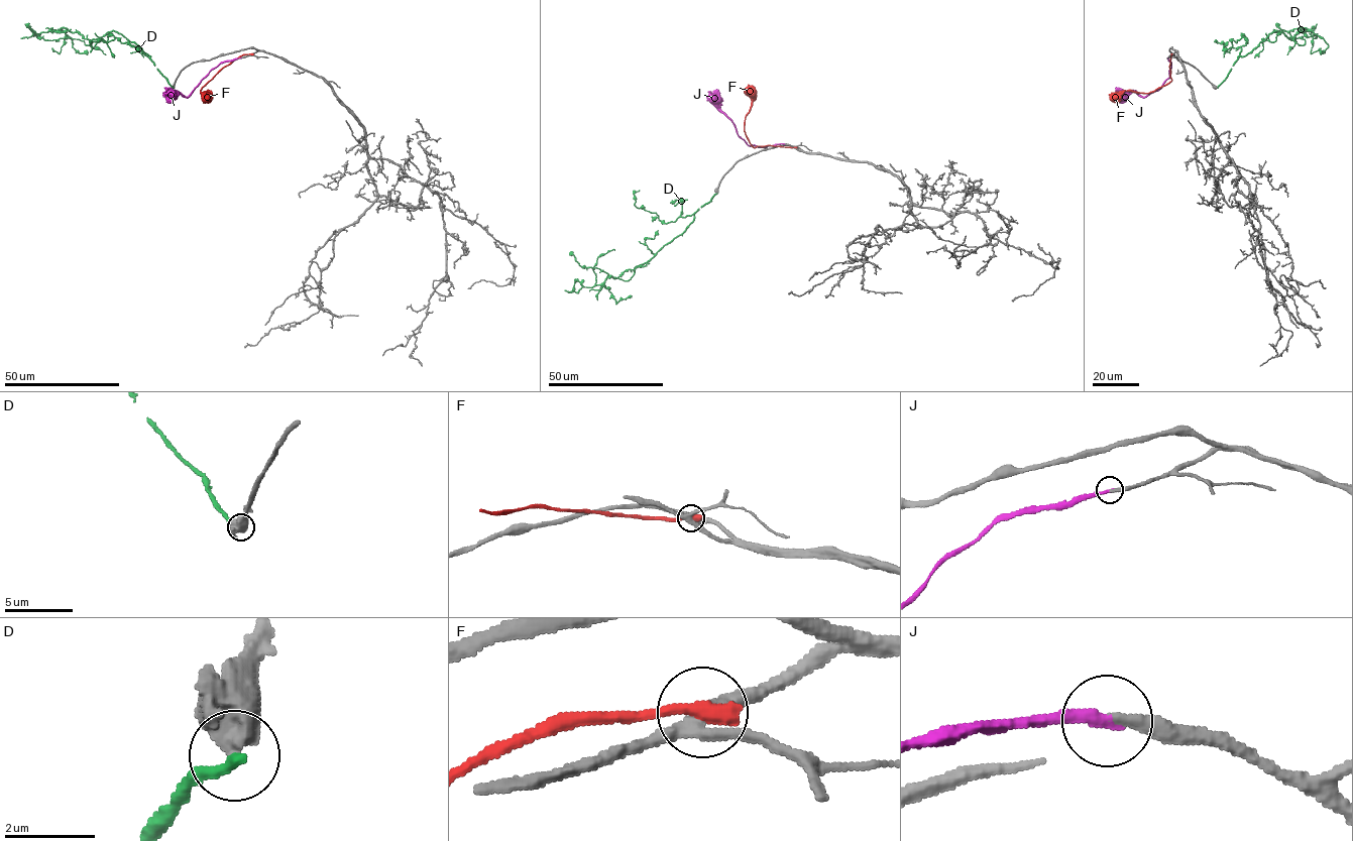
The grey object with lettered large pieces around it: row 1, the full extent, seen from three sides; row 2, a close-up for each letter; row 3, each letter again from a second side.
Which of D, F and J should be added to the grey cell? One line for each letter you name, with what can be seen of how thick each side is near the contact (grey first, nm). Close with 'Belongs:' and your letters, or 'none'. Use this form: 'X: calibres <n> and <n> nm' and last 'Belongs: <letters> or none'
J: calibres 240 and 240 nm
Belongs: J

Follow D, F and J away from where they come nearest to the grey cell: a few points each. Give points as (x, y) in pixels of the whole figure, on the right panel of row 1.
D: (1217, 87), (1238, 56), (1269, 34), (1281, 31), (1293, 39), (1301, 27), (1309, 30), (1274, 29)
F: (1171, 53), (1169, 82), (1153, 91), (1115, 93), (1111, 100)
J: (1168, 57), (1171, 68), (1169, 77), (1158, 89), (1139, 97), (1116, 88)

